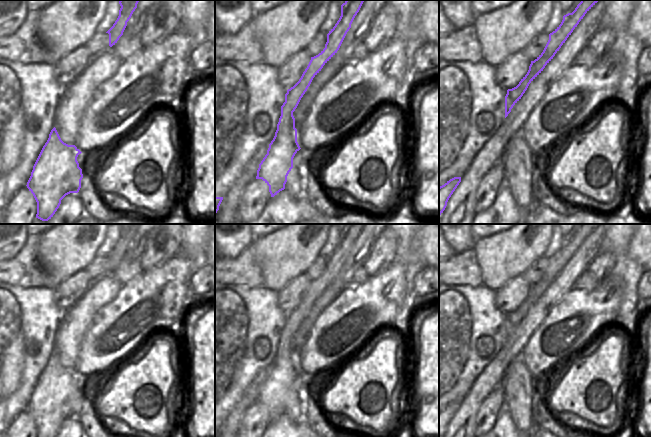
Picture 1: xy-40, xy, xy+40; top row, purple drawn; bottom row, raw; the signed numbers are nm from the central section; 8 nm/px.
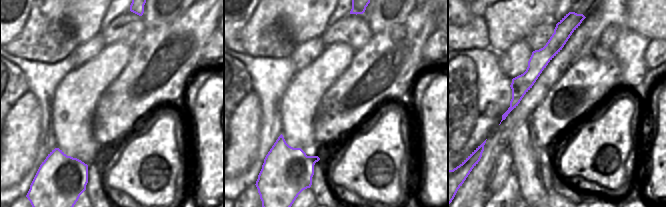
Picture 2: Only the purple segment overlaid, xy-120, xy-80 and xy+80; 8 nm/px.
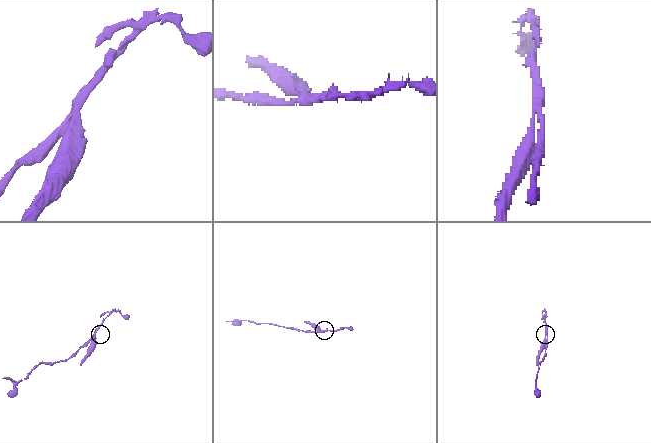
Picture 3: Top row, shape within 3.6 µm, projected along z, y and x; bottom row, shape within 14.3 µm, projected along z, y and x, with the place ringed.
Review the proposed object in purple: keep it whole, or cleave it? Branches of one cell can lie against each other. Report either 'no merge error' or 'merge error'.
merge error

